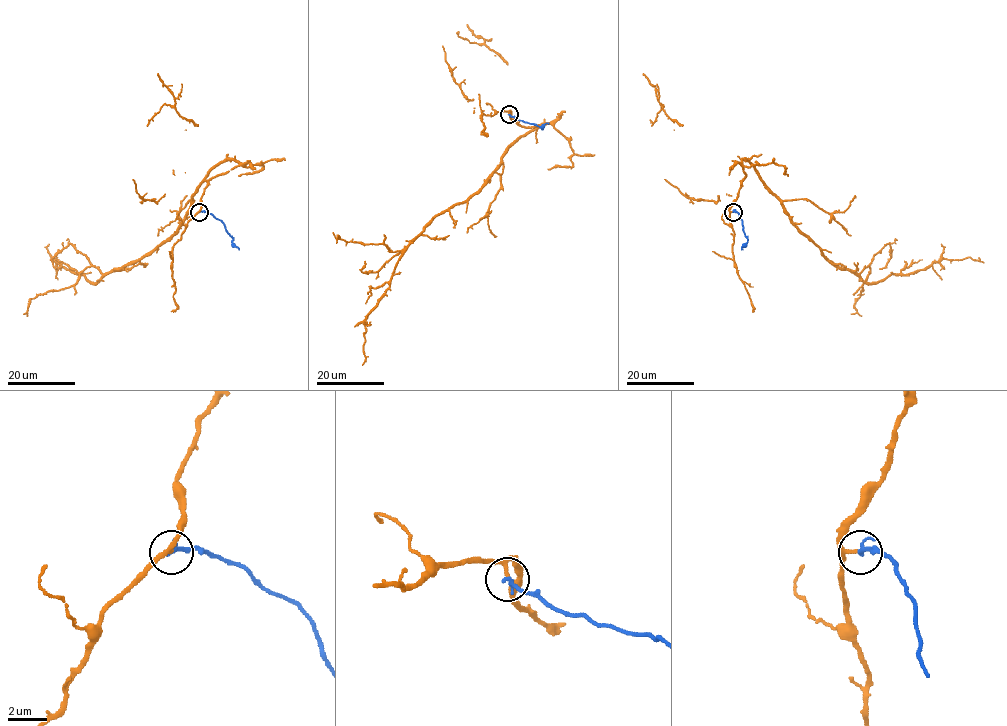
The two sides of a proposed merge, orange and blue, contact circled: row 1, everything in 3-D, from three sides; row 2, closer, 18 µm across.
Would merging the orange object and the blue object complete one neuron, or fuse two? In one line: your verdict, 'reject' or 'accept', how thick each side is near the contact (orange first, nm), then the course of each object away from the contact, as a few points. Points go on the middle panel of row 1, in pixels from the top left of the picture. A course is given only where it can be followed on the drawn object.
accept; calibres 150 and 160 nm; course orange (509, 114), (525, 127), (548, 123), (514, 143), (482, 186), (439, 213), (408, 247), (365, 321), (362, 365); course blue (509, 114), (542, 128), (548, 122)

